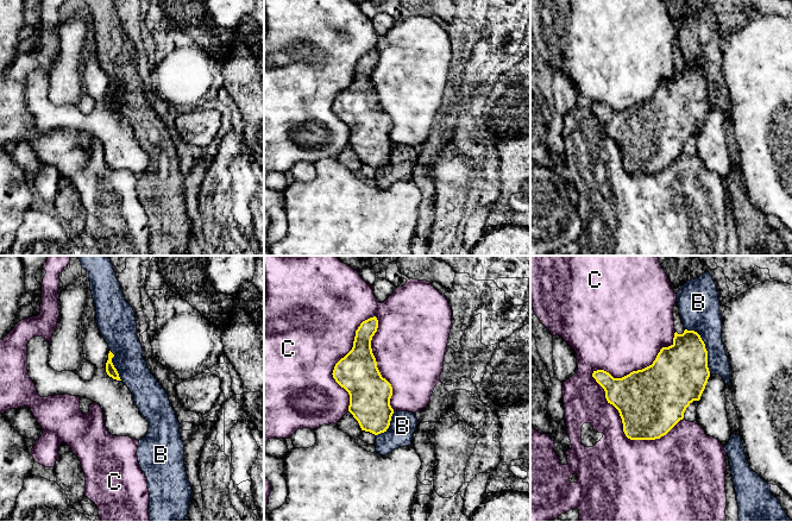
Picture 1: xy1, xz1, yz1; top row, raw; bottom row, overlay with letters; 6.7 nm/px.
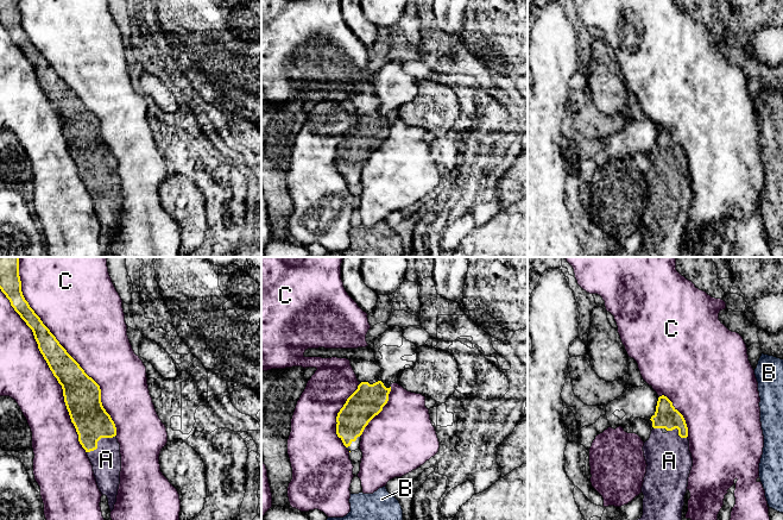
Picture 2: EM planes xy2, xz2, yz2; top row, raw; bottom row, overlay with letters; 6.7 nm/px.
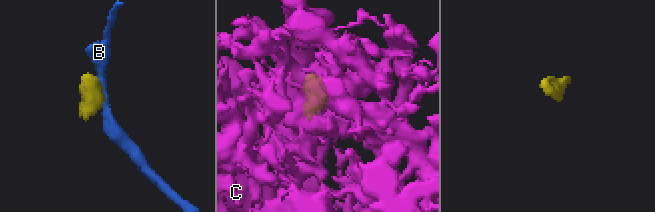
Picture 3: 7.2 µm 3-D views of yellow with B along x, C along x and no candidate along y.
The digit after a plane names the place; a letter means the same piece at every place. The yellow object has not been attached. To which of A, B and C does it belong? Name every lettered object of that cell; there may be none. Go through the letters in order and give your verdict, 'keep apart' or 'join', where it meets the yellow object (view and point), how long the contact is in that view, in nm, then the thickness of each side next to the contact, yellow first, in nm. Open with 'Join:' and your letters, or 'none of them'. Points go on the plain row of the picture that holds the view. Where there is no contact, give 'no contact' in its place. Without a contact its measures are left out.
Join: A
A: join; meets yellow in xy2 at (99, 173); contact 240 nm long; 240 nm thick on the yellow side, 200 nm on the other
B: keep apart; meets yellow in yz1 at (704, 81); contact 360 nm long; 380 nm thick on the yellow side, 260 nm on the other
C: keep apart; meets yellow in yz1 at (607, 106); contact 800 nm long; 300 nm thick on the yellow side, 480 nm on the other

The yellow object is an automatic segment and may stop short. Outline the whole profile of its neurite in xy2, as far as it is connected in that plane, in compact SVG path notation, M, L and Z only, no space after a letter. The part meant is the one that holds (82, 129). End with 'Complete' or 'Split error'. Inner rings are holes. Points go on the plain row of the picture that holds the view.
M0 0L0 23L32 63L40 87L62 119L78 175L87 186L97 220L107 230L112 245L120 218L121 188L115 157L101 136L100 119L84 106L30 40L21 25L19 0Z. Split error

